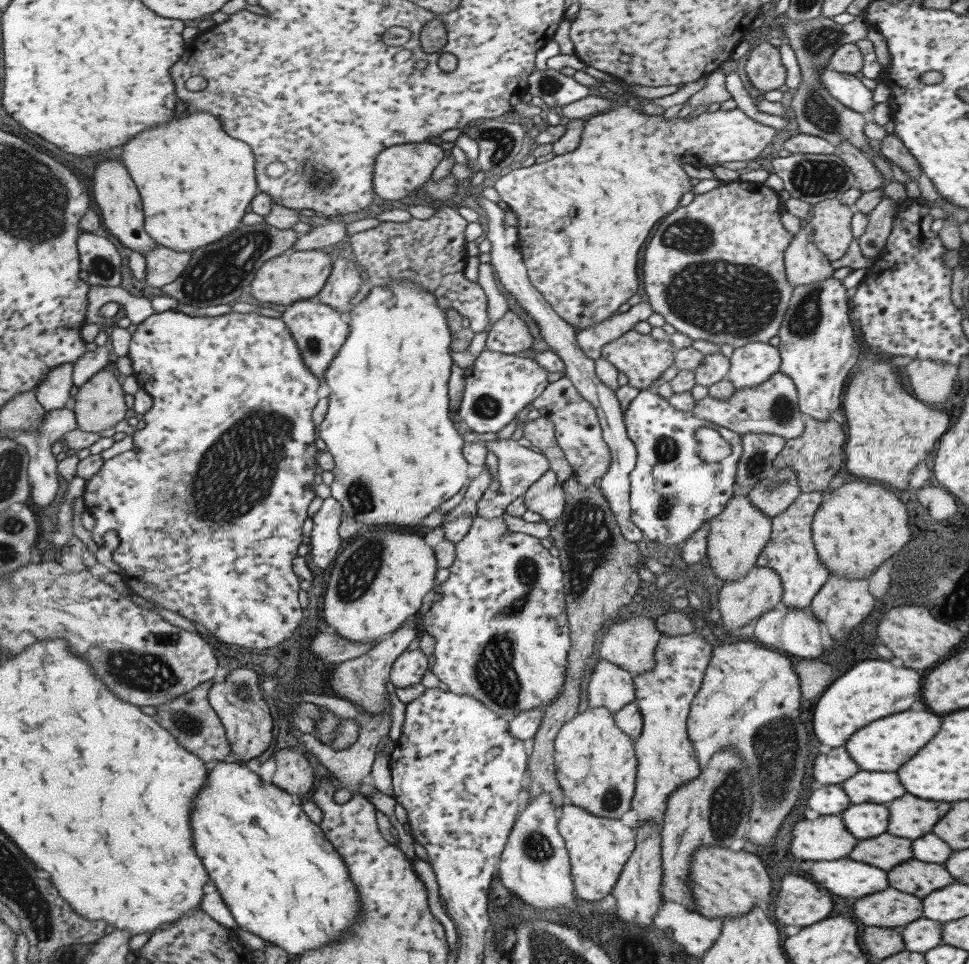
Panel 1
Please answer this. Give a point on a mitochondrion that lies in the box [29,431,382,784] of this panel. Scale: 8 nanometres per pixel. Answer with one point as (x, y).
(130, 668)

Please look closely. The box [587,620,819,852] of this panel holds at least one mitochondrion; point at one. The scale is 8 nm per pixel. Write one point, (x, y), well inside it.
(777, 746)

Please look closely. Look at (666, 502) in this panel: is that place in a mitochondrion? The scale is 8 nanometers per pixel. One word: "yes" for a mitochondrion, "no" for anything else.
yes

